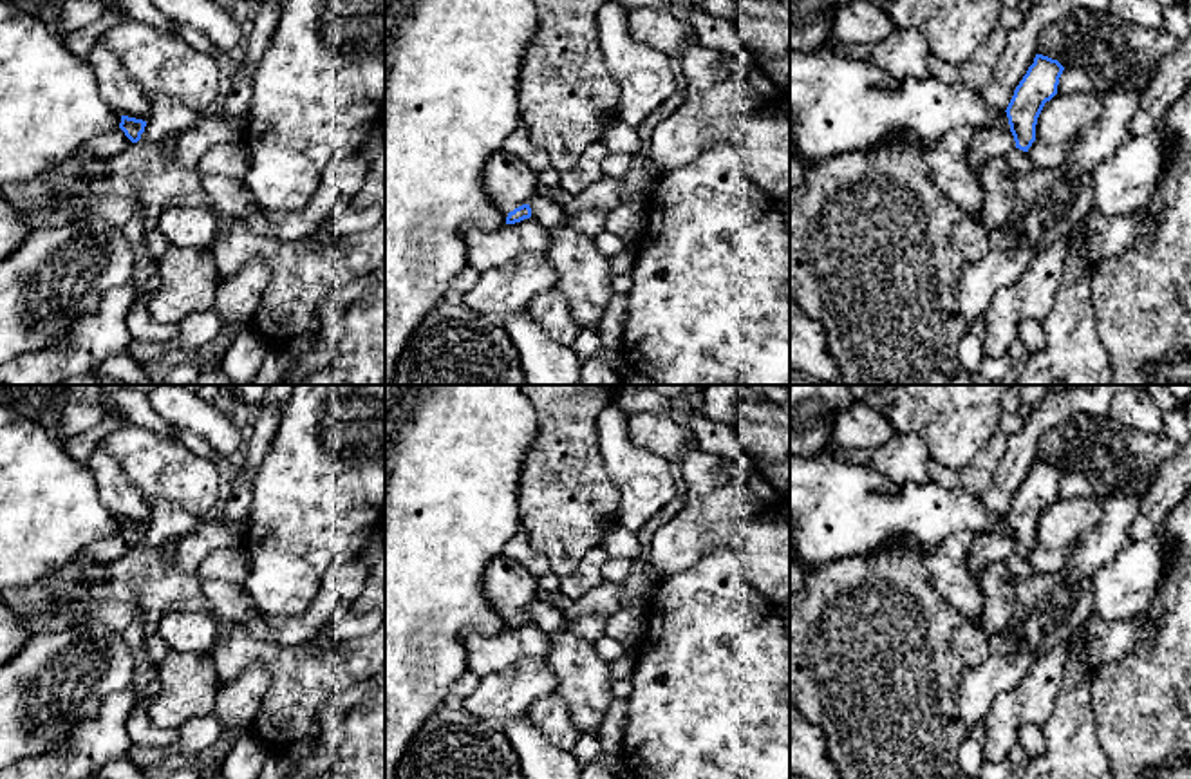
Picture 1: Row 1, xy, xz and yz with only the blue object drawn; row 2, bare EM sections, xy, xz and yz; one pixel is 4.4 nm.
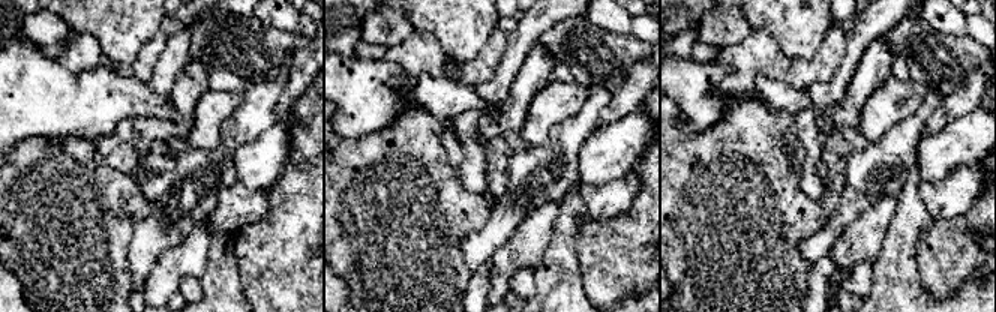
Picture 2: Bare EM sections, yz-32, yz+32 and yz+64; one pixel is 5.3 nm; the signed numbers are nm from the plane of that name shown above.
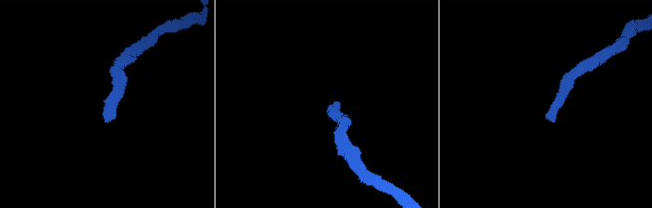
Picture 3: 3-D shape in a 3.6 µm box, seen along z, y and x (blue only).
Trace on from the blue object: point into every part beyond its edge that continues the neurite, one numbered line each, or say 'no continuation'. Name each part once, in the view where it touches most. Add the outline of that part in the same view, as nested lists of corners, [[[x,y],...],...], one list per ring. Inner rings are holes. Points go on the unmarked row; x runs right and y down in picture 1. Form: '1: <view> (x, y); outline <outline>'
1: xz (512, 588); outline [[[506,555],[490,562],[483,575],[483,589],[506,618],[526,609],[540,591],[539,578]]]

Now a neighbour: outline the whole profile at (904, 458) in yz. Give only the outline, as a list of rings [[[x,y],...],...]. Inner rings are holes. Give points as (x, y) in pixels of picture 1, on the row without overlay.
[[[895,434],[884,446],[873,450],[867,465],[884,472],[889,484],[902,486],[909,481],[931,481],[931,461],[929,448],[920,436]]]

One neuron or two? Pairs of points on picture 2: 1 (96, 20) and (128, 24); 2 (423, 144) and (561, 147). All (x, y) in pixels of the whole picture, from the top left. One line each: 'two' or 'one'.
1: one
2: two

